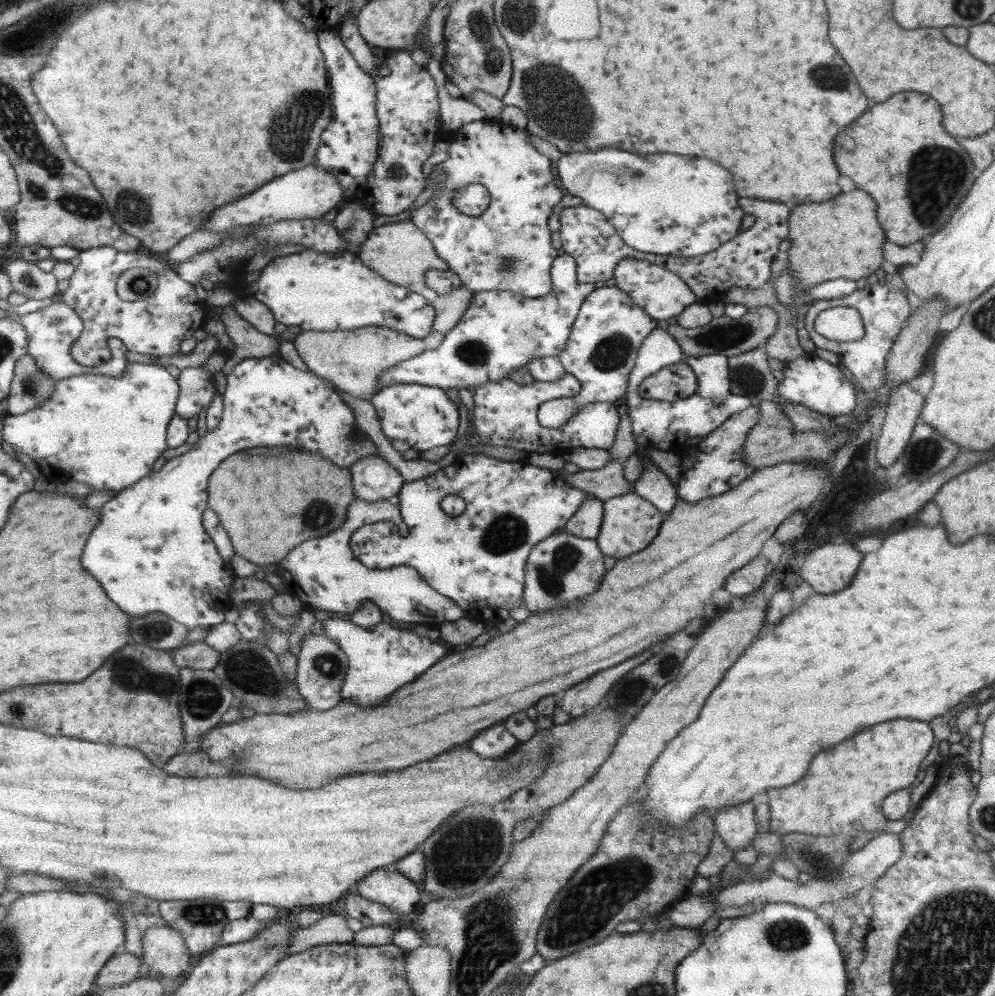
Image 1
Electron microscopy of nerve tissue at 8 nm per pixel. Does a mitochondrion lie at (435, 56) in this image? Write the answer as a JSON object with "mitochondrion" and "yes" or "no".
{"mitochondrion":"no"}

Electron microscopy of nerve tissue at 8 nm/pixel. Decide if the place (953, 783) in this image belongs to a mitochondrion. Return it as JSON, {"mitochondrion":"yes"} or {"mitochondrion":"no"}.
{"mitochondrion":"no"}

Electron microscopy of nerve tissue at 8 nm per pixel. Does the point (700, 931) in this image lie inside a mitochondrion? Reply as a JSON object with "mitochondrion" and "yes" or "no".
{"mitochondrion":"no"}

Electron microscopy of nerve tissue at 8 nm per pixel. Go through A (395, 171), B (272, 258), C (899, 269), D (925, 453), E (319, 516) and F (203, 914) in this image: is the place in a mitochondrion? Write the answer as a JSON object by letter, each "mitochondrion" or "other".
{"A":"other","B":"other","C":"other","D":"mitochondrion","E":"mitochondrion","F":"mitochondrion"}

